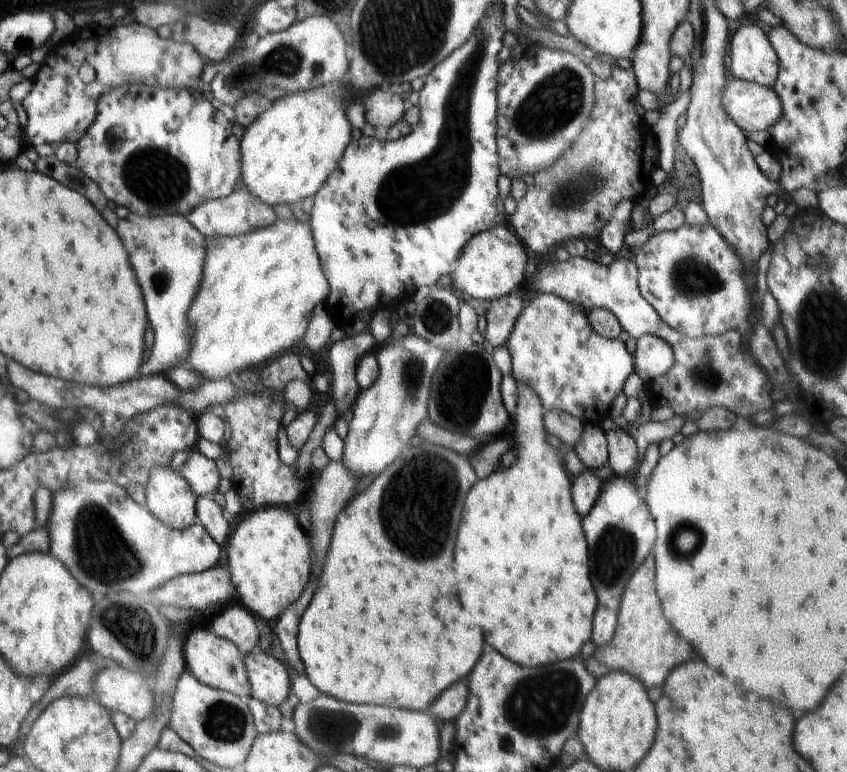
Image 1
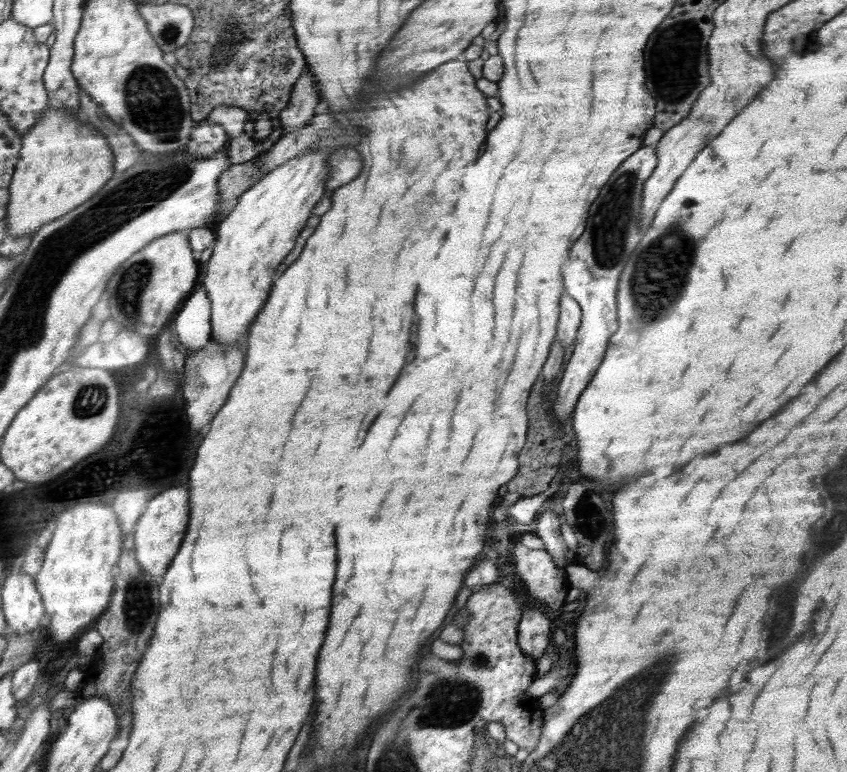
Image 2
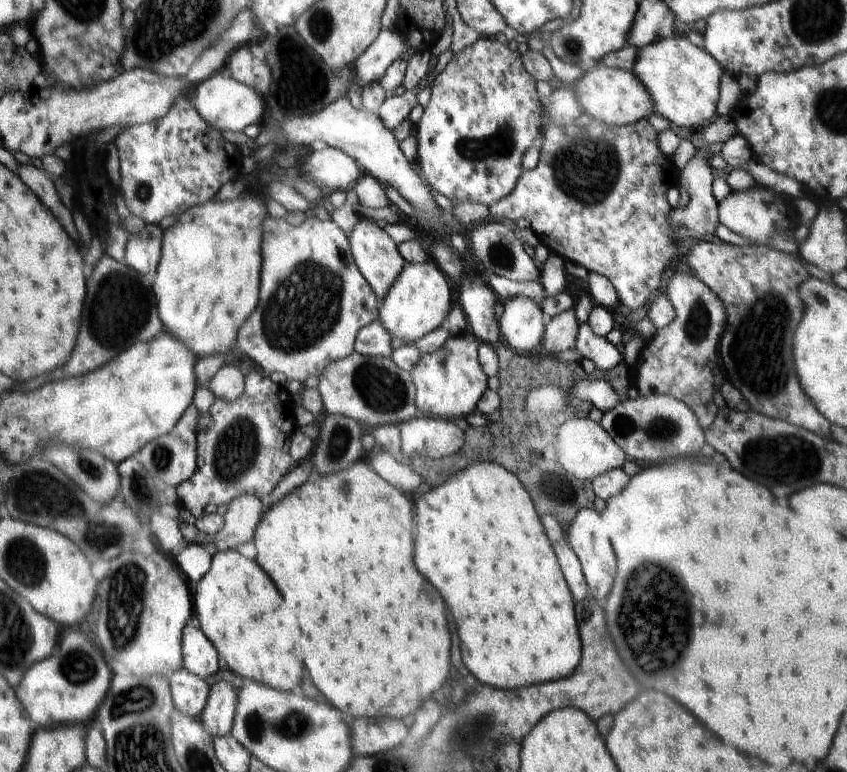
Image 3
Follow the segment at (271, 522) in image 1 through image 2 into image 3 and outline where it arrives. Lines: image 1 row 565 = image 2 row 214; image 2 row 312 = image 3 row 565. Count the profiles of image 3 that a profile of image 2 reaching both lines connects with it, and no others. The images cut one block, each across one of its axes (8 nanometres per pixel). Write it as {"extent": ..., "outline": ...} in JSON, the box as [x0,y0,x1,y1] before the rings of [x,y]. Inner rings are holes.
{"extent":[194,549,302,691],"outline":[[[236,549],[218,551],[211,558],[208,572],[198,581],[194,600],[194,614],[198,615],[202,632],[235,675],[281,691],[290,691],[302,682],[302,662],[290,650],[294,642],[282,638],[282,622],[276,614],[282,596],[255,560],[248,560]],[[262,624],[270,626],[270,632],[262,632]],[[266,640],[272,642],[272,648],[266,648]]]}

